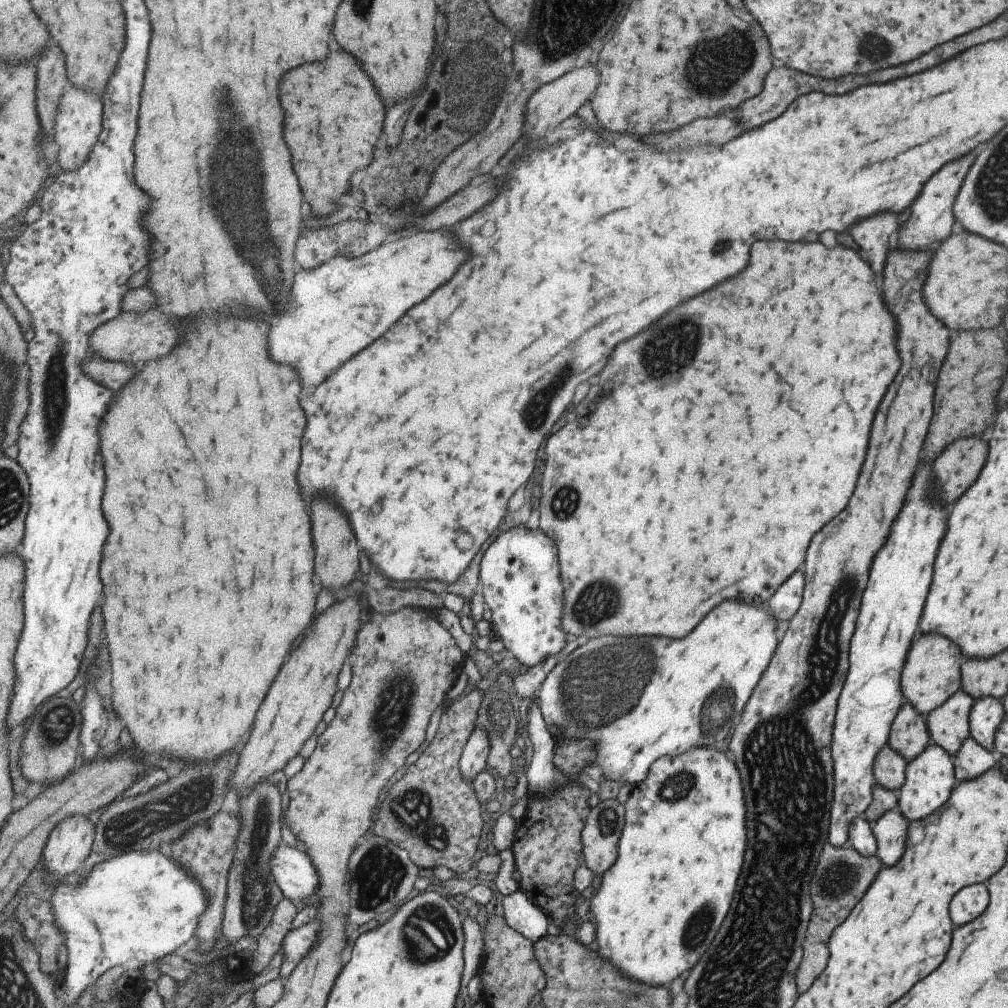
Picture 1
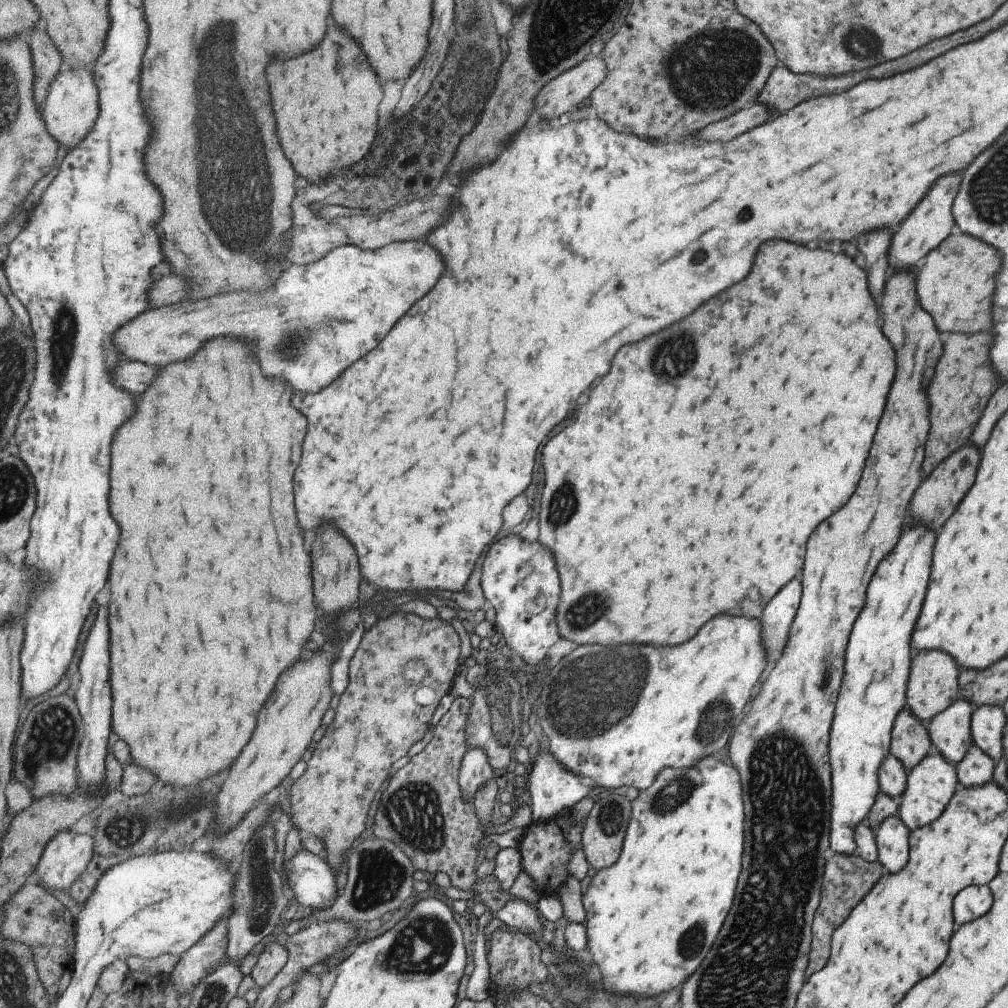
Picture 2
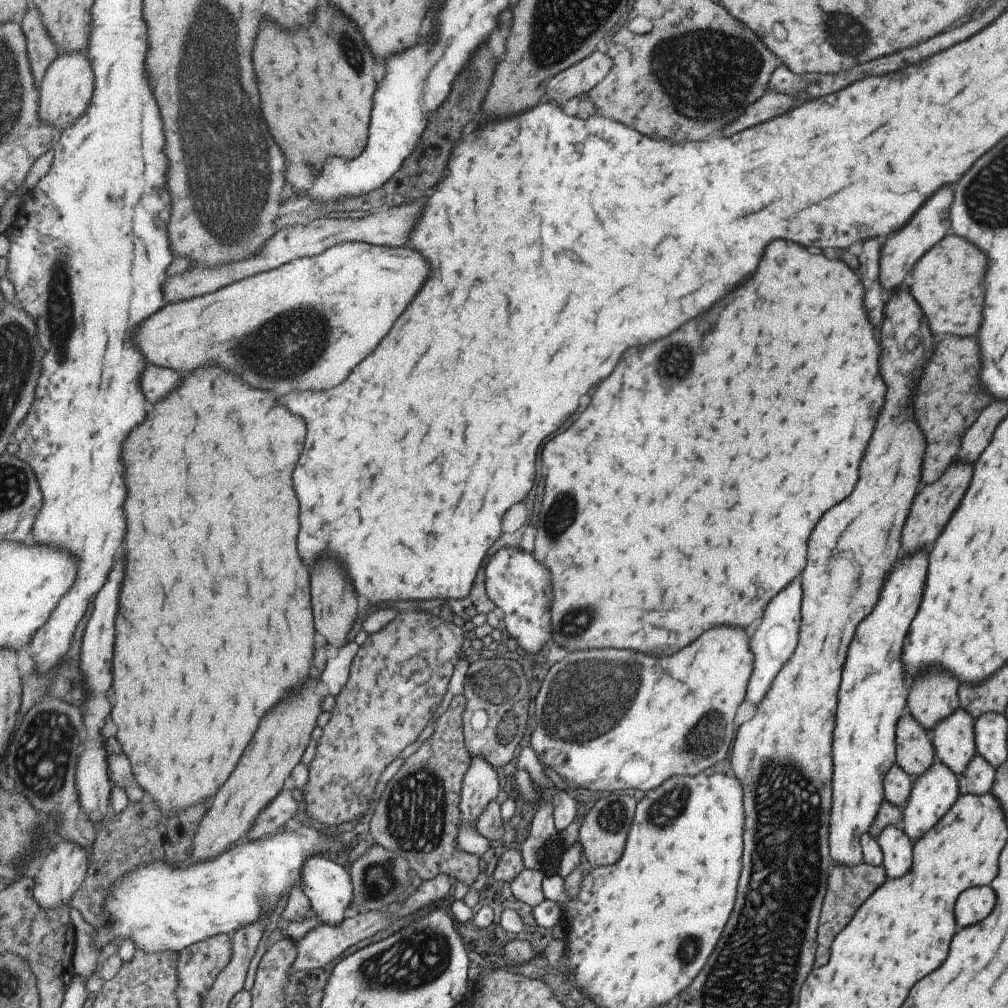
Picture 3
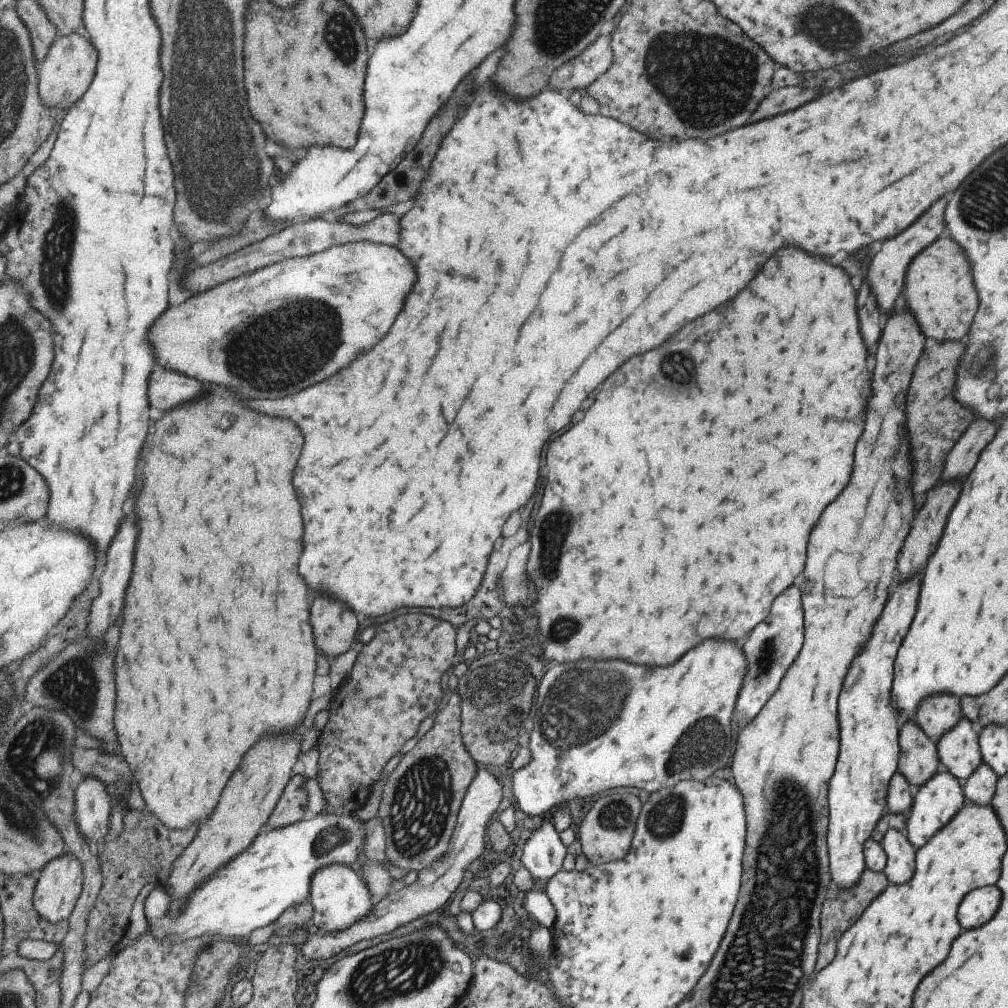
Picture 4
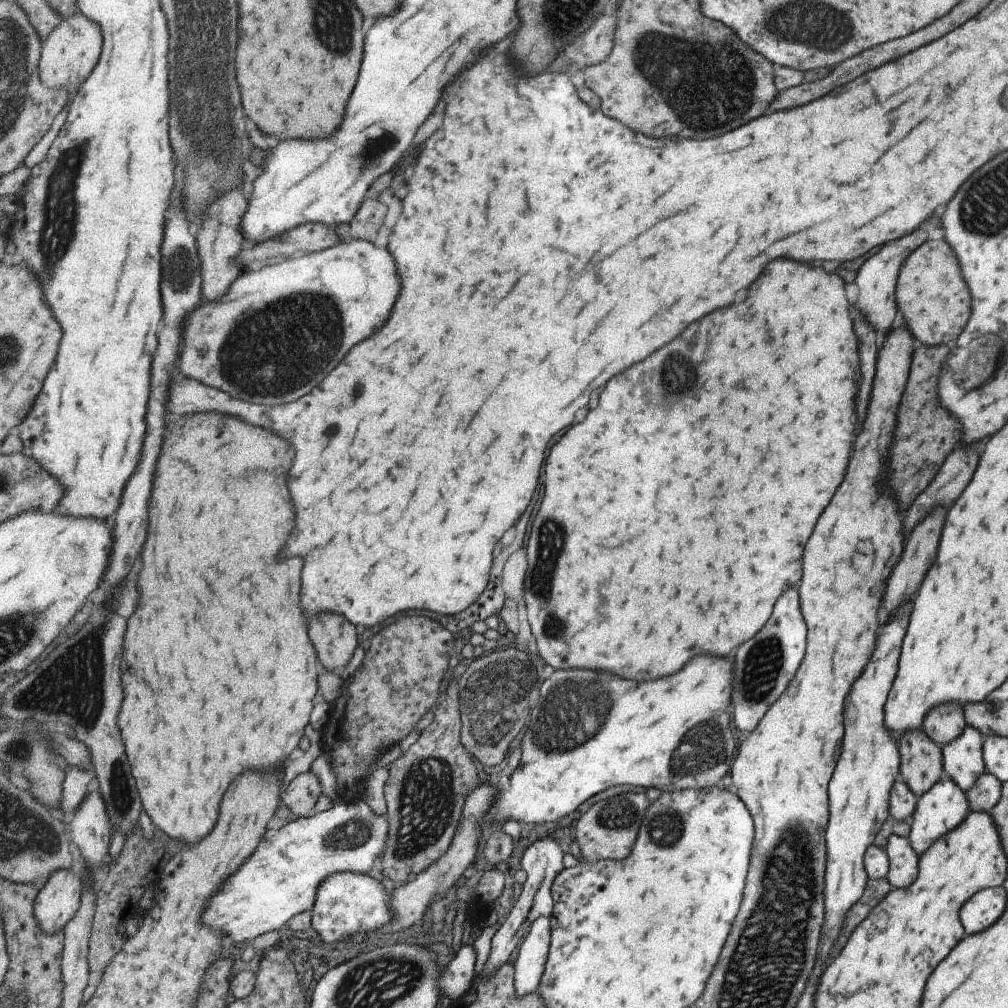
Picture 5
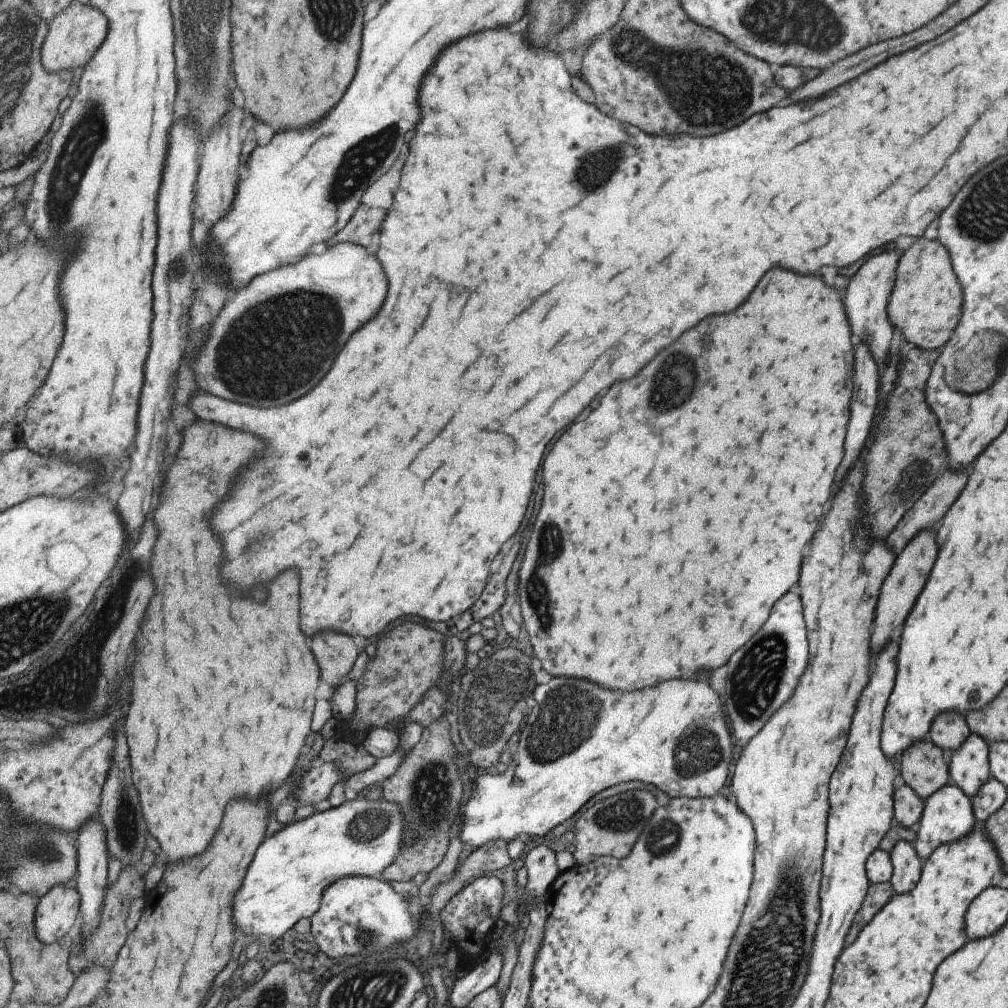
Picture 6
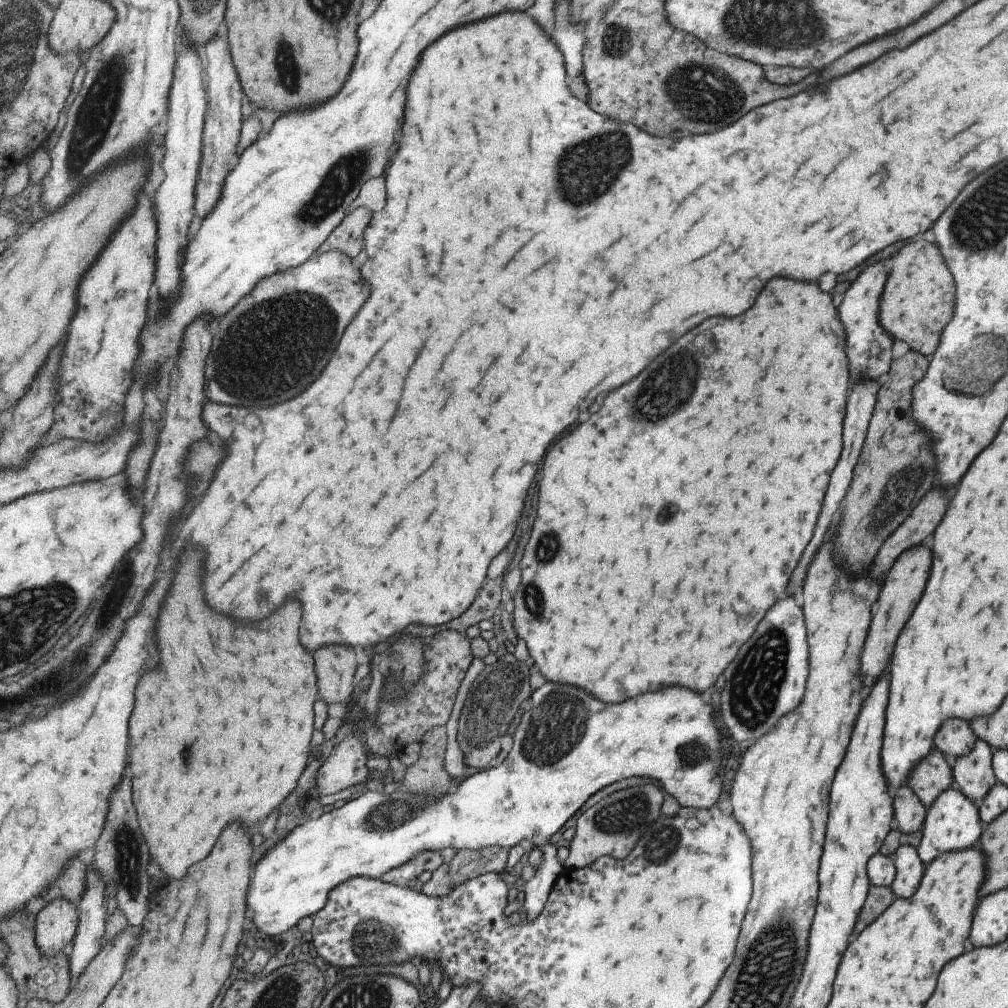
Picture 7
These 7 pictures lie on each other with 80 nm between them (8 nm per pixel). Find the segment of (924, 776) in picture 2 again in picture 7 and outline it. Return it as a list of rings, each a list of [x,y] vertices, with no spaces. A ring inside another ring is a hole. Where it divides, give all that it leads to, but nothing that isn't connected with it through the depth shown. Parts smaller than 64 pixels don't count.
[[[951,786],[942,790],[935,800],[926,807],[925,816],[920,826],[921,838],[916,846],[917,856],[924,865],[941,852],[958,851],[977,844],[983,827],[976,806],[959,789]]]

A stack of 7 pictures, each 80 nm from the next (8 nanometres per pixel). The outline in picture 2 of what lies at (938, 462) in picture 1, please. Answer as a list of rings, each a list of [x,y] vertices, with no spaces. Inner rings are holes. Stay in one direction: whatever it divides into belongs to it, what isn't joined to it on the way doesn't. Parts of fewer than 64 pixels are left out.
[[[967,442],[956,448],[948,457],[941,460],[936,467],[933,467],[928,475],[925,475],[925,480],[921,480],[919,488],[913,494],[913,500],[909,504],[909,514],[917,522],[923,522],[931,528],[939,528],[949,518],[949,514],[955,510],[959,500],[965,496],[965,492],[971,488],[977,464],[979,464],[979,452],[977,452],[975,446],[971,446],[971,443]]]

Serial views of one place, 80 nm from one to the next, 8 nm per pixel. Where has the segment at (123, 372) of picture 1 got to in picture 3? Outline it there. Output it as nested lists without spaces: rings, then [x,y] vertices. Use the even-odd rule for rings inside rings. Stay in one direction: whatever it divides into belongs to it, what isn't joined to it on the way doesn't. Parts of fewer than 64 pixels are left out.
[[[153,364],[145,366],[145,374],[141,378],[141,388],[145,392],[145,398],[149,402],[165,398],[177,384],[181,376],[169,368],[159,368]]]

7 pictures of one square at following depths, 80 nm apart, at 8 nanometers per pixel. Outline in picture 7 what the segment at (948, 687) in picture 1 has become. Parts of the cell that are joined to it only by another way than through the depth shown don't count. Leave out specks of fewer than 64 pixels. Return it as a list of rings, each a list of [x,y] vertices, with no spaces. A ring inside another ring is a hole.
[[[949,718],[941,722],[941,726],[937,728],[932,744],[951,762],[953,758],[963,756],[975,740],[973,731],[967,722]]]

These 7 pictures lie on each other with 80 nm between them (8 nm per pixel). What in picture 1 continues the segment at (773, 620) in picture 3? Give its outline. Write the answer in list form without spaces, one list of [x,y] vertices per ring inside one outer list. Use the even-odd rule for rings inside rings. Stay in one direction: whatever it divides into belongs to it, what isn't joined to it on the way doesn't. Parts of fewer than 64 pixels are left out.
[[[801,570],[793,572],[767,602],[769,612],[778,620],[789,620],[801,602],[803,592],[803,574]]]

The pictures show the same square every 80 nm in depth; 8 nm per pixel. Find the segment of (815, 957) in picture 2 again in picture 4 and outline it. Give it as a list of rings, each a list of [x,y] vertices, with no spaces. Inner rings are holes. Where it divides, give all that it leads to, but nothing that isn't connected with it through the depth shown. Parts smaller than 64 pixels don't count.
[[[867,867],[861,871],[860,880],[856,882],[855,887],[851,887],[848,891],[830,890],[823,902],[823,910],[821,910],[821,934],[819,934],[819,948],[817,948],[817,964],[815,964],[815,972],[821,970],[825,964],[831,962],[833,954],[835,954],[835,942],[837,938],[857,920],[857,916],[863,912],[863,908],[887,886],[887,878],[883,871],[872,871]]]

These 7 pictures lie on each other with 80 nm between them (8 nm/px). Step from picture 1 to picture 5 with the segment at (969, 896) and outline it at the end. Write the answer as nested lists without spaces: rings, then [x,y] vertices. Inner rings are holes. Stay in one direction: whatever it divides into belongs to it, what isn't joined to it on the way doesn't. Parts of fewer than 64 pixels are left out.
[[[983,888],[975,892],[959,910],[959,922],[965,930],[965,934],[977,934],[997,916],[1001,916],[1005,908],[1005,892],[1003,888]]]

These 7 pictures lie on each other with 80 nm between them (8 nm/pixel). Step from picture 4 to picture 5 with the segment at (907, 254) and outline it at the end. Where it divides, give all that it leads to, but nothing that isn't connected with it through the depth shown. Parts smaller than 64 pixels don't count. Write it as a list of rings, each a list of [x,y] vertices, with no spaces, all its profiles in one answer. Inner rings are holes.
[[[917,228],[911,234],[903,236],[901,240],[895,240],[891,244],[885,244],[877,254],[873,254],[871,258],[867,258],[865,264],[857,272],[857,278],[855,278],[855,284],[857,284],[857,290],[859,290],[857,292],[857,306],[867,314],[869,324],[873,324],[873,328],[883,336],[891,329],[891,322],[893,322],[893,318],[897,314],[894,299],[897,272],[899,272],[903,260],[907,258],[907,252],[911,254],[919,244],[925,242],[925,238],[927,238],[927,232],[921,230],[921,228]]]

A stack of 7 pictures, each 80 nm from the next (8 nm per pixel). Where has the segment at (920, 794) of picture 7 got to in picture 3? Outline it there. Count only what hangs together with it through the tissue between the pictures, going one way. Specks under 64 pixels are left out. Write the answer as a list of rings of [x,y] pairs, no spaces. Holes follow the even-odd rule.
[[[905,711],[894,730],[895,760],[911,778],[926,771],[933,762],[934,750],[929,732]]]

